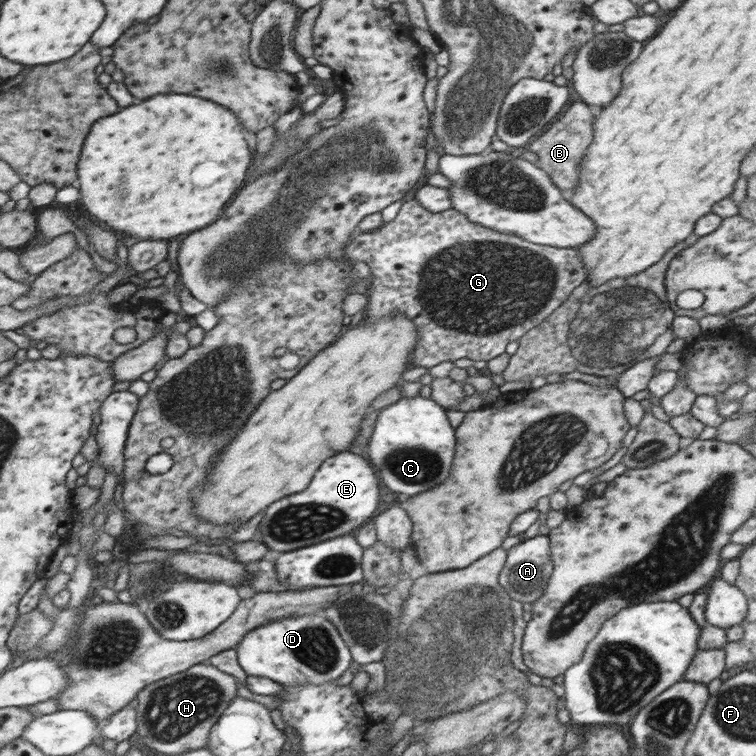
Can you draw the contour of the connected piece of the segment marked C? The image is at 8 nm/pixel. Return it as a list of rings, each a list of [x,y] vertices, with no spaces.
[[[417,395],[402,397],[381,410],[369,438],[371,442],[367,446],[367,454],[371,466],[379,470],[379,478],[391,492],[413,497],[439,487],[449,477],[451,460],[455,455],[455,438],[443,409],[434,399]]]

